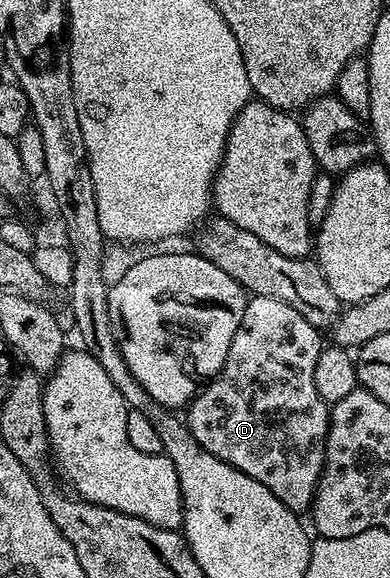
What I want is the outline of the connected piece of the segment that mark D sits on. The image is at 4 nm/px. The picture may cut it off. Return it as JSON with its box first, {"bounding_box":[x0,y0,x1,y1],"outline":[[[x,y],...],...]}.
{"bounding_box":[186,296,330,515],"outline":[[[249,296],[223,367],[203,386],[202,392],[192,398],[186,409],[188,430],[203,449],[250,475],[250,479],[258,479],[258,483],[265,485],[297,515],[307,514],[312,508],[324,470],[324,444],[328,442],[330,405],[318,395],[318,387],[314,385],[314,367],[318,367],[322,348],[320,337],[321,330],[306,323],[294,307],[279,299]]]}

